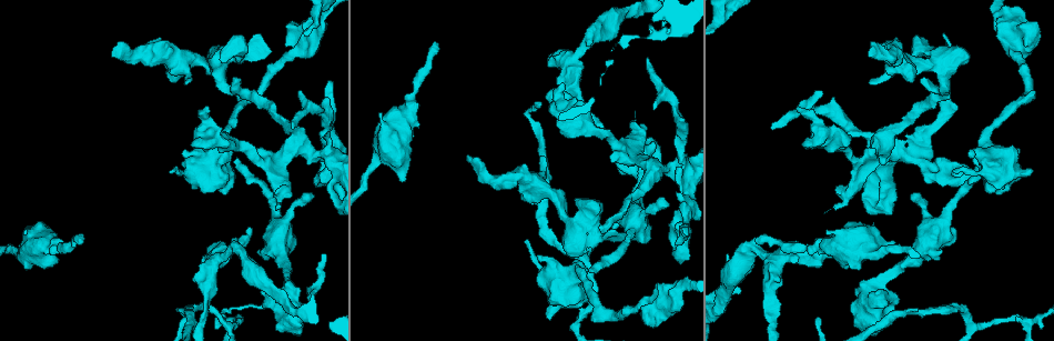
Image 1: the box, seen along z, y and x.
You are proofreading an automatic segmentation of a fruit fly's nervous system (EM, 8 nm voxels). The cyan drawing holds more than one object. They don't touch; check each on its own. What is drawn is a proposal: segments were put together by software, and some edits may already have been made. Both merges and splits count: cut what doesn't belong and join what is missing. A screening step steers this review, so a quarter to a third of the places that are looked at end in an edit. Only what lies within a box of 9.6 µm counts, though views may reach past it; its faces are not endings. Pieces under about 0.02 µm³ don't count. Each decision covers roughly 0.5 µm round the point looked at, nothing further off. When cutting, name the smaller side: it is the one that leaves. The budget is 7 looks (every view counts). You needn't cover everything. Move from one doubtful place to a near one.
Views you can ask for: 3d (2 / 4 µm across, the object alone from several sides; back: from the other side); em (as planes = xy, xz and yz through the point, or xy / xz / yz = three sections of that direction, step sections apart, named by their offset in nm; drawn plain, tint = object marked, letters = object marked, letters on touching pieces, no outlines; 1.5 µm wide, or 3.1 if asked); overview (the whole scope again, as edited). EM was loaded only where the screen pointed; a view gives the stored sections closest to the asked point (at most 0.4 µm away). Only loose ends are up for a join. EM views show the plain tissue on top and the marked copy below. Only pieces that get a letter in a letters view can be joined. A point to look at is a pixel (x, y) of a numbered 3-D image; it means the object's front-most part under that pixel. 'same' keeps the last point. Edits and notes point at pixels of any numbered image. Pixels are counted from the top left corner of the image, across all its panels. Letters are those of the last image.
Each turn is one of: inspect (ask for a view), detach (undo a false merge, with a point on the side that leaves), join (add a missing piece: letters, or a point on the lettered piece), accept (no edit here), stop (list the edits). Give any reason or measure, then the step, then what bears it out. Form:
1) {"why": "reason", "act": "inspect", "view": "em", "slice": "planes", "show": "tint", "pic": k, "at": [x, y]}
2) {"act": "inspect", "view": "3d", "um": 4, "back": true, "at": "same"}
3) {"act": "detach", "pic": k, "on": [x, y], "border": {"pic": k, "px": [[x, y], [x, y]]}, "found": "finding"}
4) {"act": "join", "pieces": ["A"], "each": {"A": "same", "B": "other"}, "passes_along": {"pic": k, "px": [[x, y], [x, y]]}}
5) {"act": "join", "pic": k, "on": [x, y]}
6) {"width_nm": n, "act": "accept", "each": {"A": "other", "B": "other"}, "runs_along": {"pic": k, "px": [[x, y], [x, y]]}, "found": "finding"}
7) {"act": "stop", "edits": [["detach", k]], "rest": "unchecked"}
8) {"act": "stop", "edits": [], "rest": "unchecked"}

{"why": "three arms meet", "act": "inspect", "view": "em", "slice": "planes", "show": "letters", "pic": 1, "at": [772, 257]}

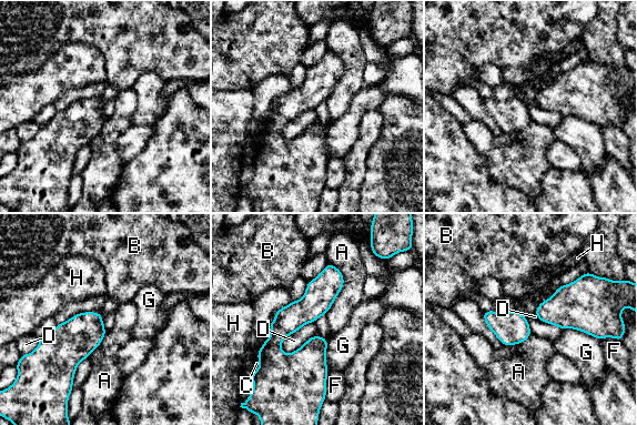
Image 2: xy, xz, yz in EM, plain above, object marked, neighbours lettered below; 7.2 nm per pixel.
{"width_nm": 200, "act": "accept", "each": {"A": "other", "B": "other", "C": "other", "D": "other", "F": "other", "G": "other", "H": "other"}, "runs_along": {"pic": 2, "px": [[329, 266], [275, 339], [286, 386]]}, "found": "continuous, no second cell"}

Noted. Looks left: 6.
{"why": "an open end", "act": "inspect", "view": "3d", "um": 2, "pic": 1, "at": [328, 81]}

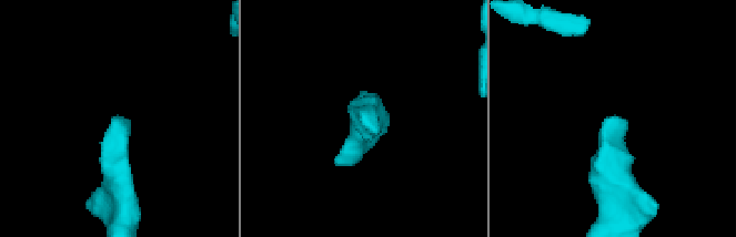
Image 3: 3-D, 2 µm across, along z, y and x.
{"why": "now the EM", "act": "inspect", "view": "em", "slice": "planes", "show": "tint", "pic": 3, "at": [620, 116]}

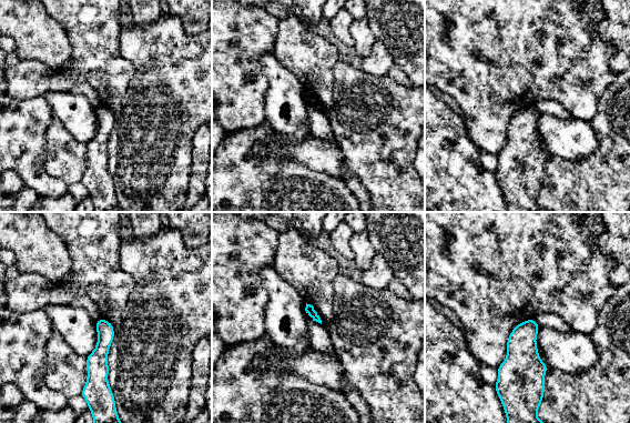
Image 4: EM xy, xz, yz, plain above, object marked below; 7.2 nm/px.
{"why": "what lies round it", "act": "inspect", "view": "em", "slice": "planes", "show": "letters", "at": "same"}

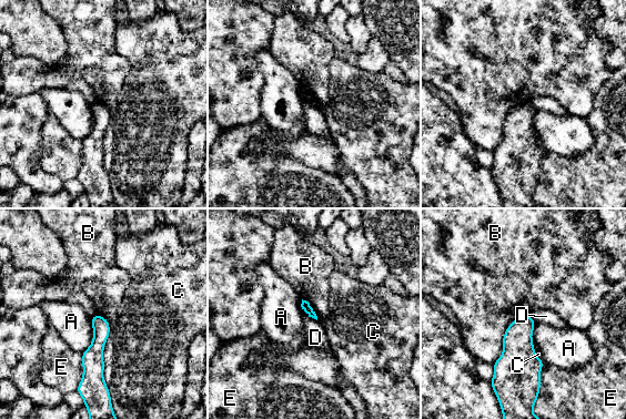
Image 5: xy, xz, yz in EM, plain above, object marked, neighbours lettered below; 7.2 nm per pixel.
{"act": "accept", "each": {"A": "other", "B": "other", "C": "other", "D": "other", "E": "other"}, "runs_along": {"pic": 5, "px": [[98, 317], [96, 381]]}, "found": "none of them fits"}

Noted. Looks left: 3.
{"why": "end of a long branch", "act": "inspect", "view": "3d", "um": 4, "pic": 1, "at": [184, 318]}

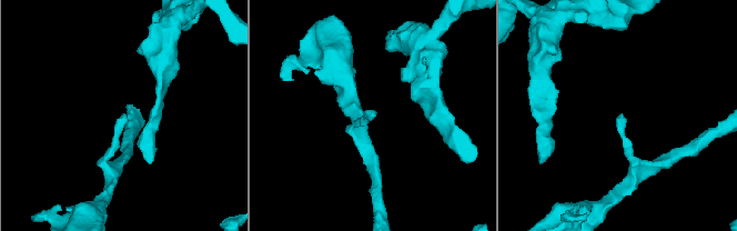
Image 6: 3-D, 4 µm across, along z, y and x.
{"why": "now the EM", "act": "inspect", "view": "em", "slice": "yz", "step": 4, "show": "letters", "pic": 6, "at": [371, 116]}

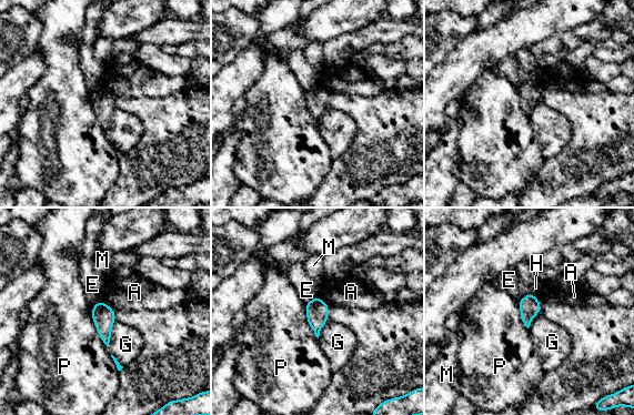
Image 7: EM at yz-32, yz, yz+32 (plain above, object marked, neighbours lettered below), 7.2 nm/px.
{"act": "accept", "each": {"A": "other", "E": "other", "G": "other", "H": "other", "M": "other", "P": "other"}, "border": {"pic": 7, "px": [[116, 321], [107, 346]]}, "found": "no lettered piece goes on from it"}

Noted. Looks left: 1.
{"act": "stop", "edits": [], "rest": "unchecked"}

